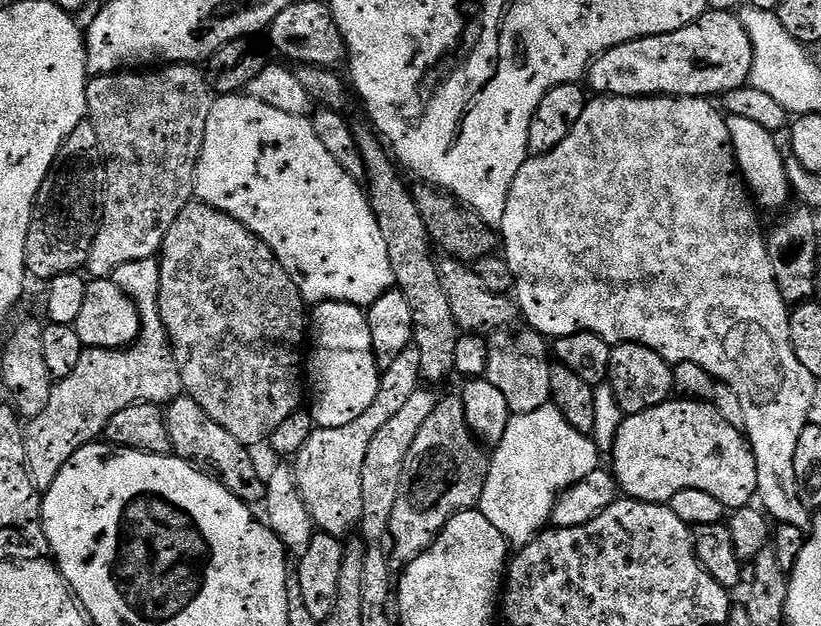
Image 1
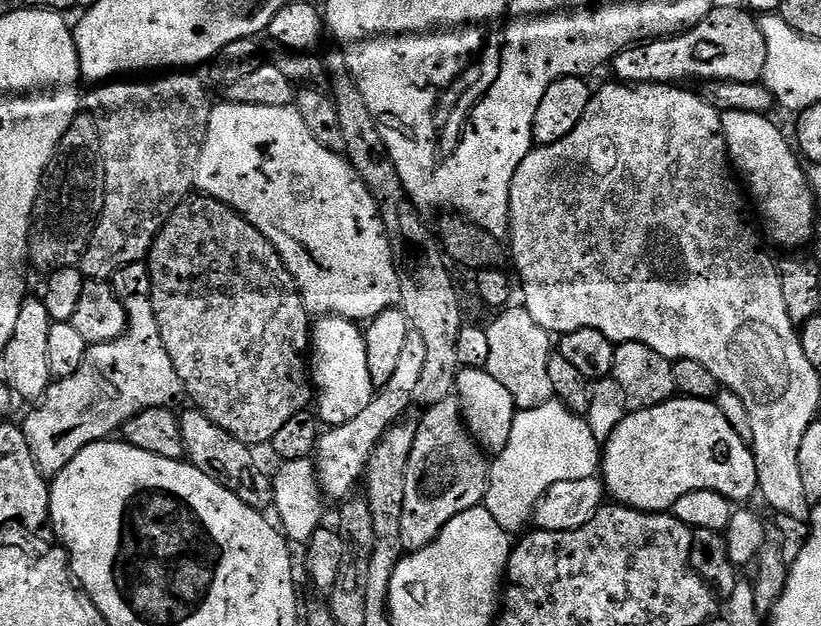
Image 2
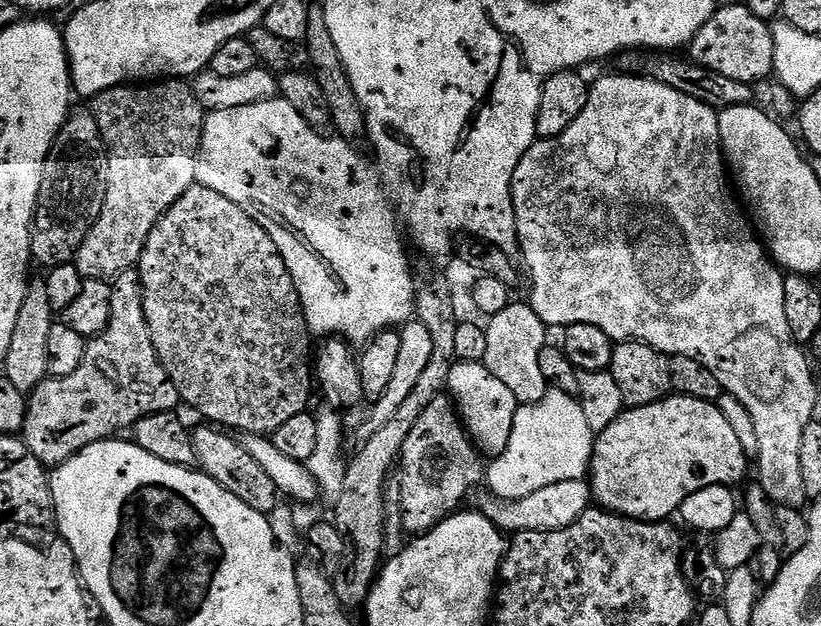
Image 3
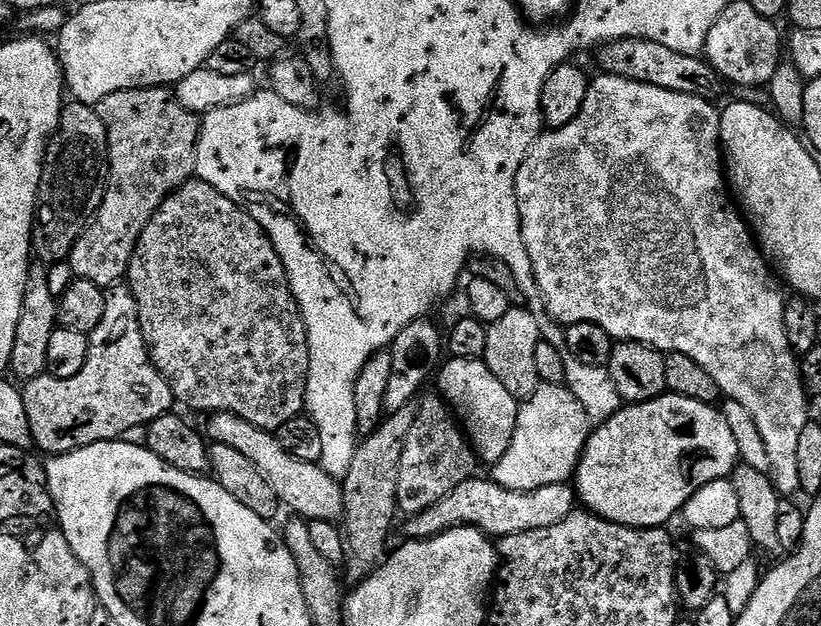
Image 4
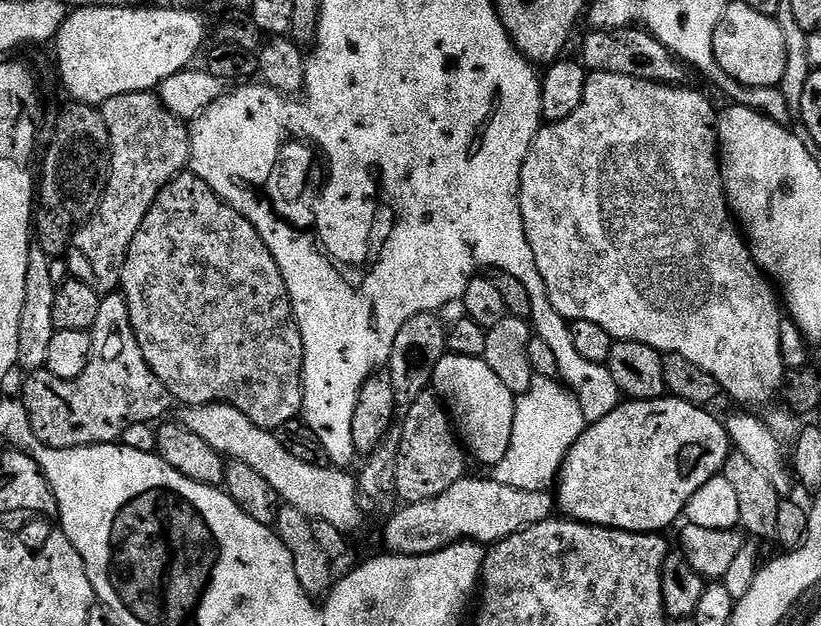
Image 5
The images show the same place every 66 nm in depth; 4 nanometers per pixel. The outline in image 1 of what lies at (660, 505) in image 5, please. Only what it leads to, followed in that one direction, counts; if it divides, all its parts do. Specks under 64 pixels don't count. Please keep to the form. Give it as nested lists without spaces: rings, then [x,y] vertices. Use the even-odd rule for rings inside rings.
[[[670,398],[664,404],[654,406],[650,410],[642,410],[633,416],[625,416],[616,435],[616,442],[612,447],[610,459],[612,459],[610,468],[616,477],[619,491],[630,500],[641,500],[647,504],[668,504],[674,498],[674,494],[679,494],[682,490],[703,490],[704,493],[718,498],[718,502],[722,502],[724,509],[735,510],[737,508],[747,508],[757,499],[758,470],[756,469],[756,459],[752,453],[751,444],[748,443],[741,429],[730,426],[730,422],[726,422],[726,418],[722,418],[722,414],[718,414],[718,410],[708,402]]]

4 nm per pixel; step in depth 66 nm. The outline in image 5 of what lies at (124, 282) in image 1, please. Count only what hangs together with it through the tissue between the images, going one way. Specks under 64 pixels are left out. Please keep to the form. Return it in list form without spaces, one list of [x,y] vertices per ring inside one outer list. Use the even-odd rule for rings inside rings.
[[[108,294],[101,299],[96,307],[96,321],[90,331],[92,333],[90,362],[77,380],[54,378],[54,374],[41,370],[31,373],[27,377],[29,380],[24,384],[22,401],[26,413],[30,416],[34,434],[37,435],[38,442],[57,450],[78,450],[91,444],[115,444],[121,439],[120,435],[123,432],[128,432],[139,424],[148,424],[151,420],[163,421],[167,417],[164,415],[167,414],[168,407],[173,407],[174,404],[166,386],[158,382],[154,370],[150,370],[146,358],[142,358],[138,338],[134,338],[134,330],[130,326],[130,310],[123,295]]]

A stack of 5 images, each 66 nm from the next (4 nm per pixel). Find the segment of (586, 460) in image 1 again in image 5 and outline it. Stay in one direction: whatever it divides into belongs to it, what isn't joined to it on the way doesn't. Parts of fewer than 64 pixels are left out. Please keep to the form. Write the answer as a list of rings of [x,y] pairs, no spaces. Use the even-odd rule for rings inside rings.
[[[533,379],[530,388],[516,401],[510,450],[506,450],[506,458],[502,458],[502,462],[494,465],[494,478],[502,482],[502,486],[514,486],[514,490],[549,491],[557,483],[566,454],[570,454],[585,427],[578,398],[574,398],[574,394],[559,379]]]

